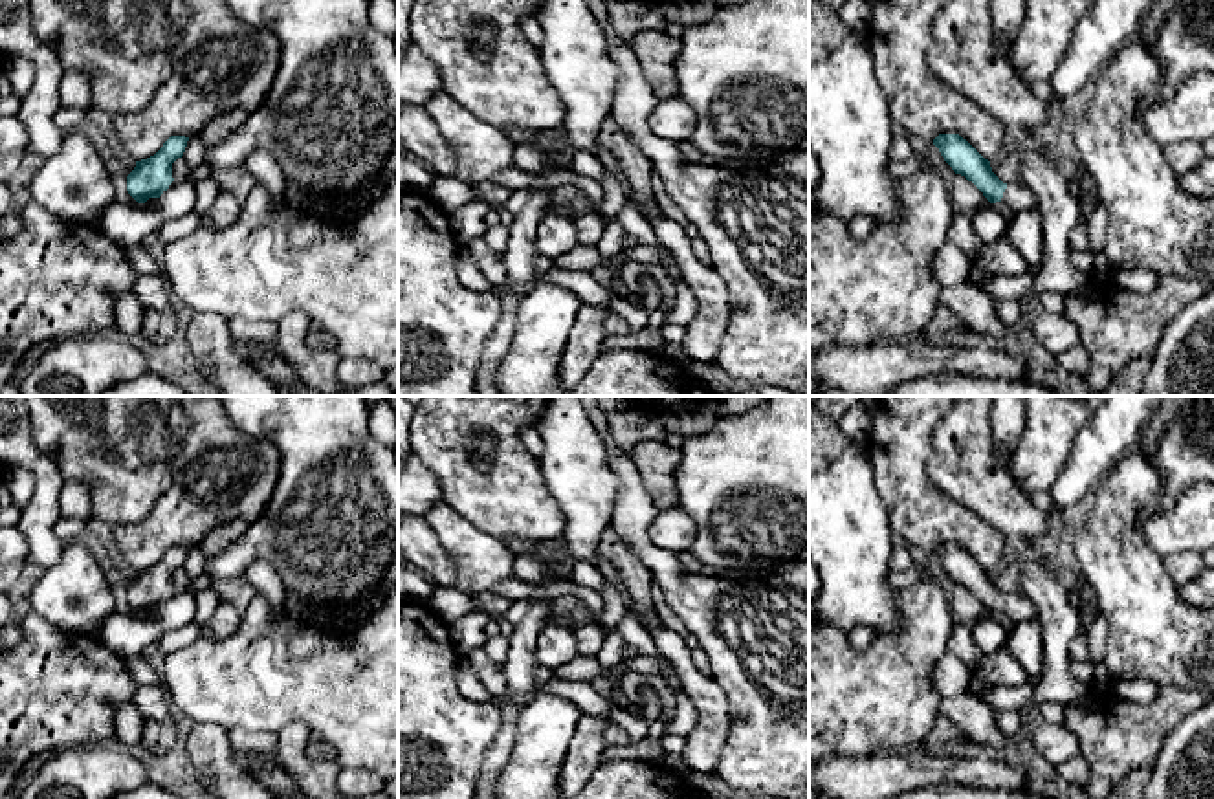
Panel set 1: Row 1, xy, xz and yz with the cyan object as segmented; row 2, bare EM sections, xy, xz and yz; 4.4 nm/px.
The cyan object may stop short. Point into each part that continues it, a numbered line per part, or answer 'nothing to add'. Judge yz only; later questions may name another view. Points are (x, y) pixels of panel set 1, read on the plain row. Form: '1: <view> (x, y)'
1: yz (1018, 609)

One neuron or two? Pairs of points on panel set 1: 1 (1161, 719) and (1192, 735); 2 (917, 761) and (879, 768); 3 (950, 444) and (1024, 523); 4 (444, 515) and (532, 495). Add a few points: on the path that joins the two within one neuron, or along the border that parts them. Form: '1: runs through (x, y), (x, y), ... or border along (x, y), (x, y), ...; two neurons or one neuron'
1: border along (1194, 710), (1165, 737), (1152, 763); two neurons
2: runs through (908, 768), (888, 768); one neuron
3: runs through (965, 464), (1004, 503); one neuron
4: border along (444, 501), (492, 536); two neurons

